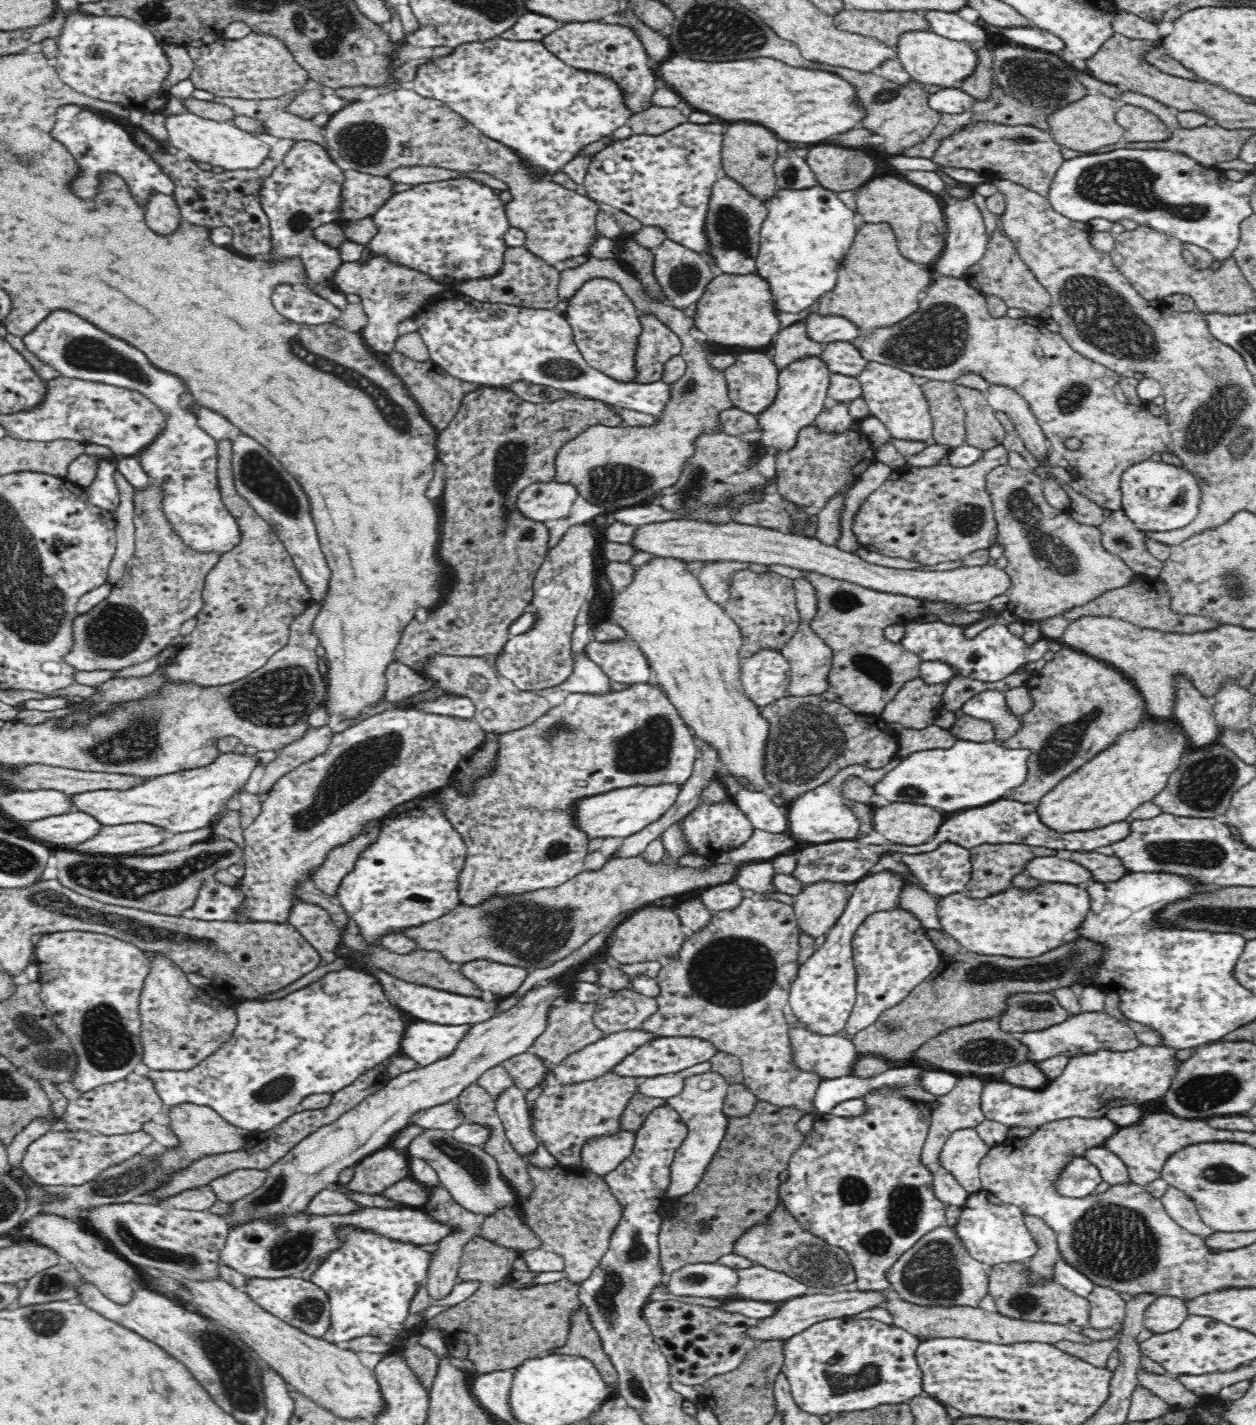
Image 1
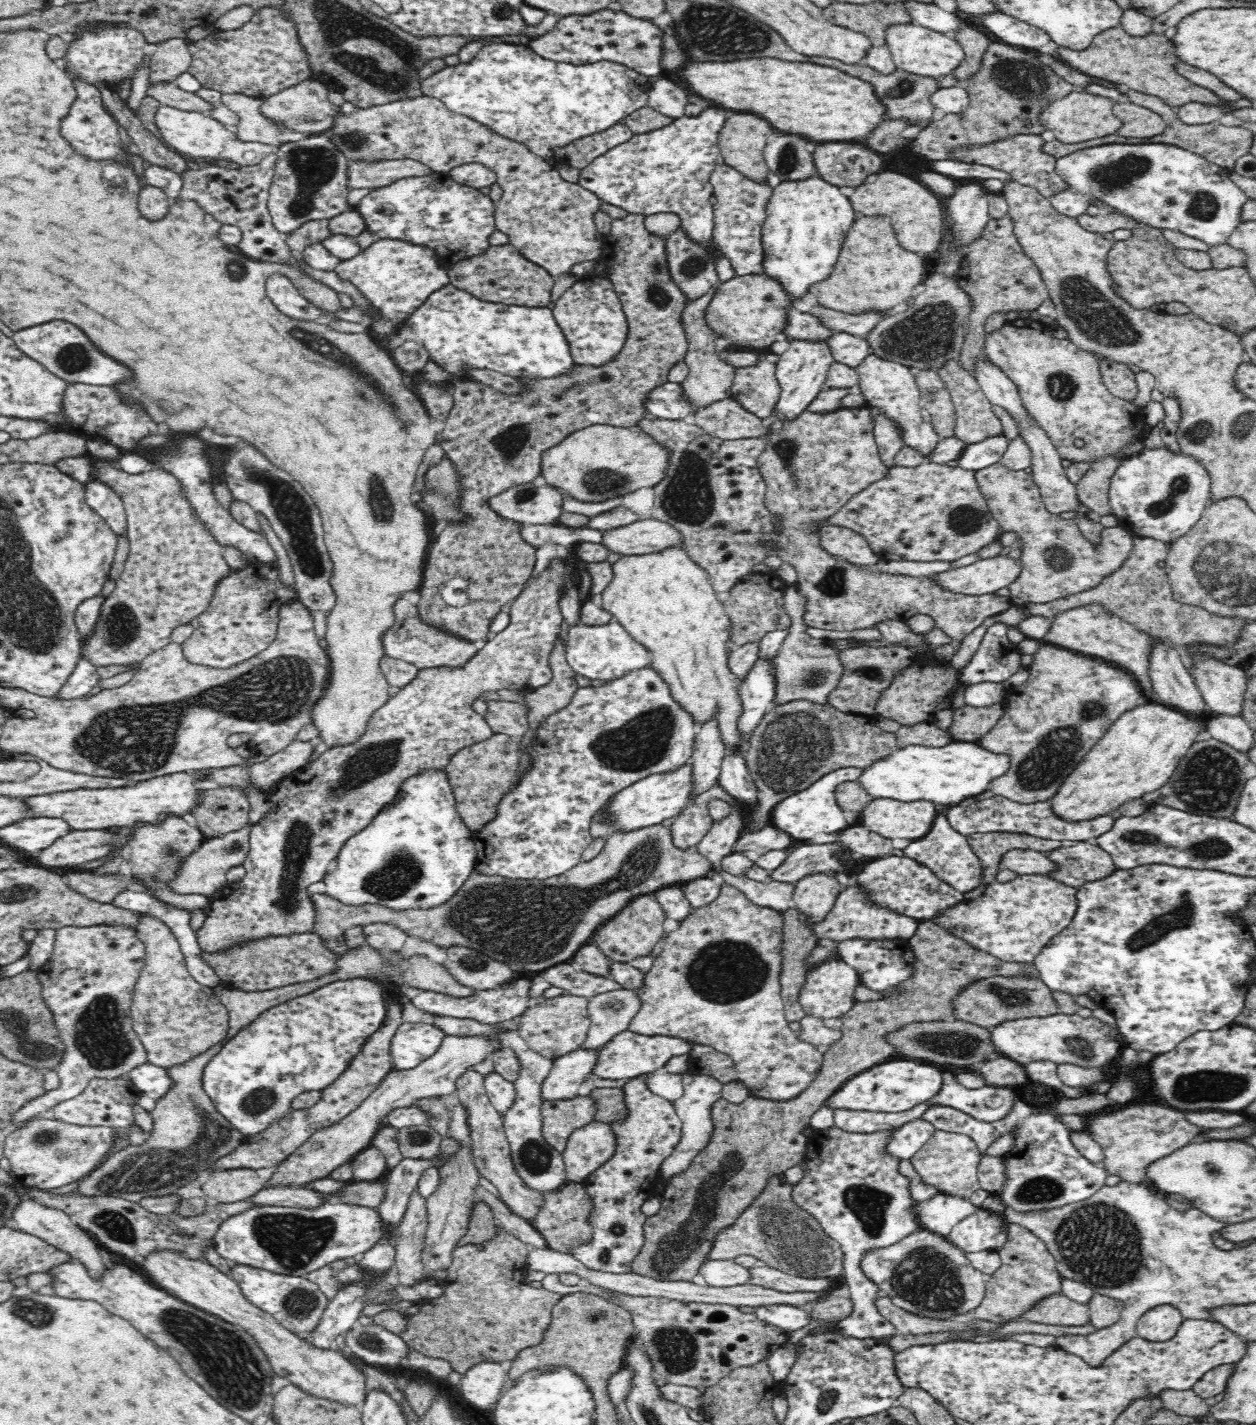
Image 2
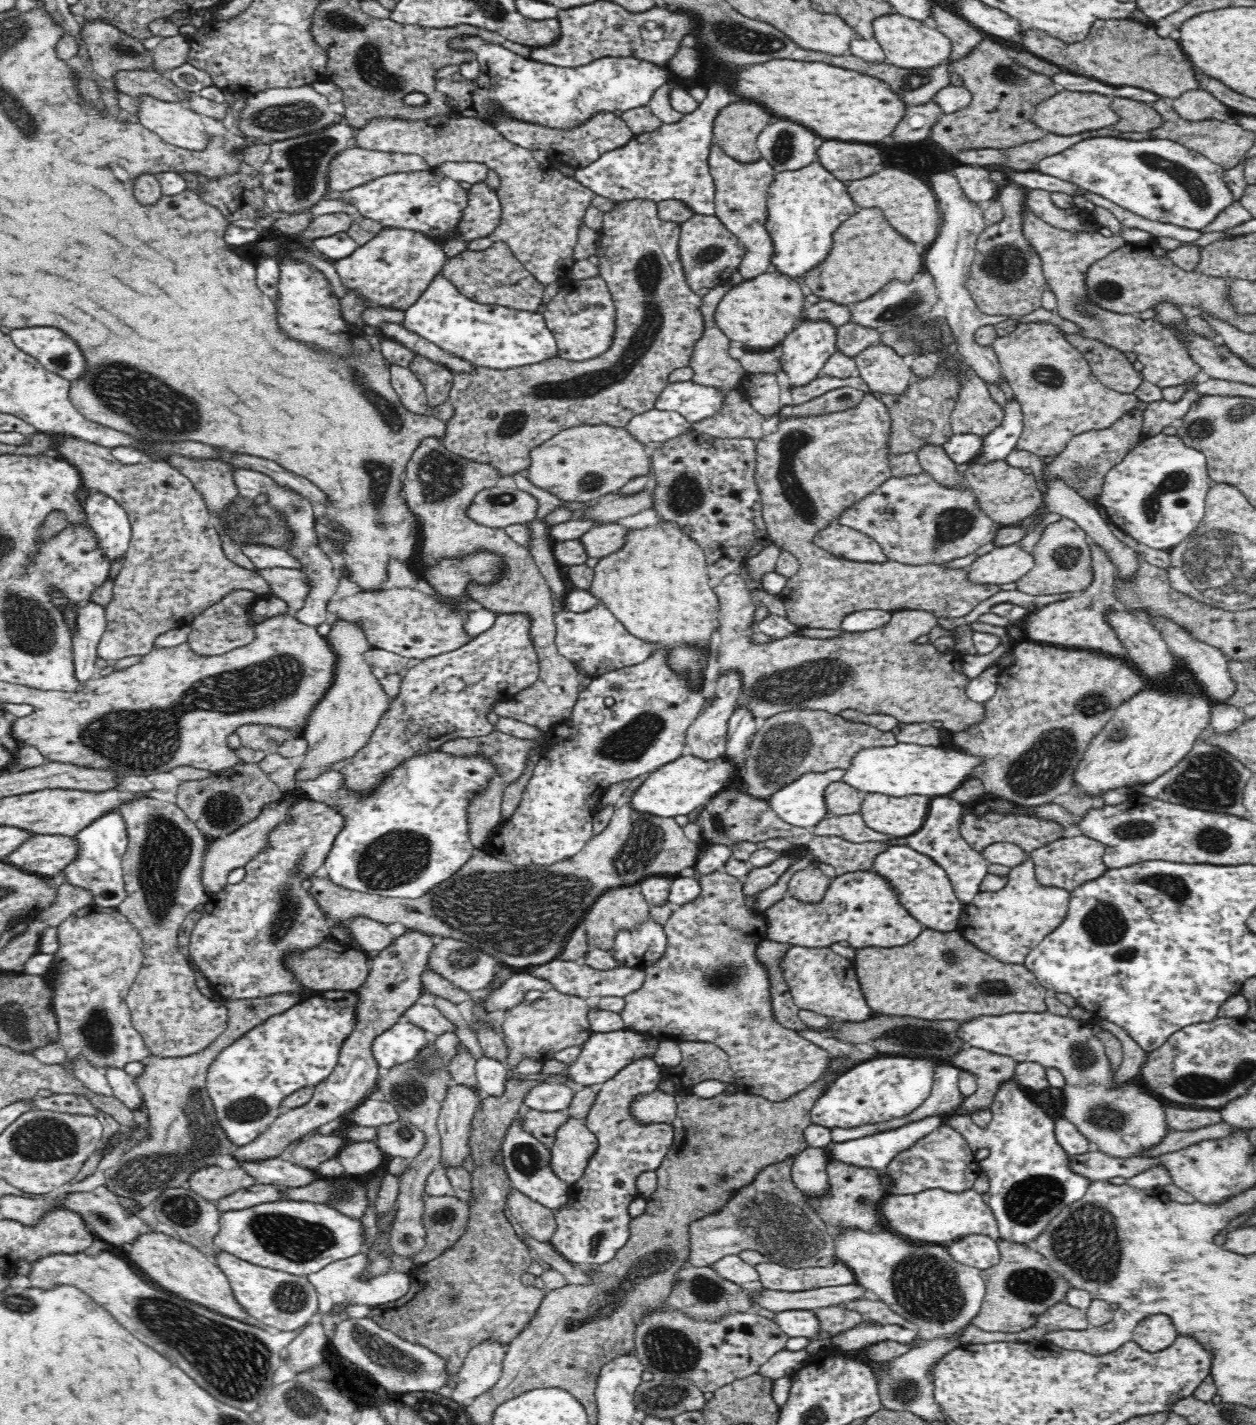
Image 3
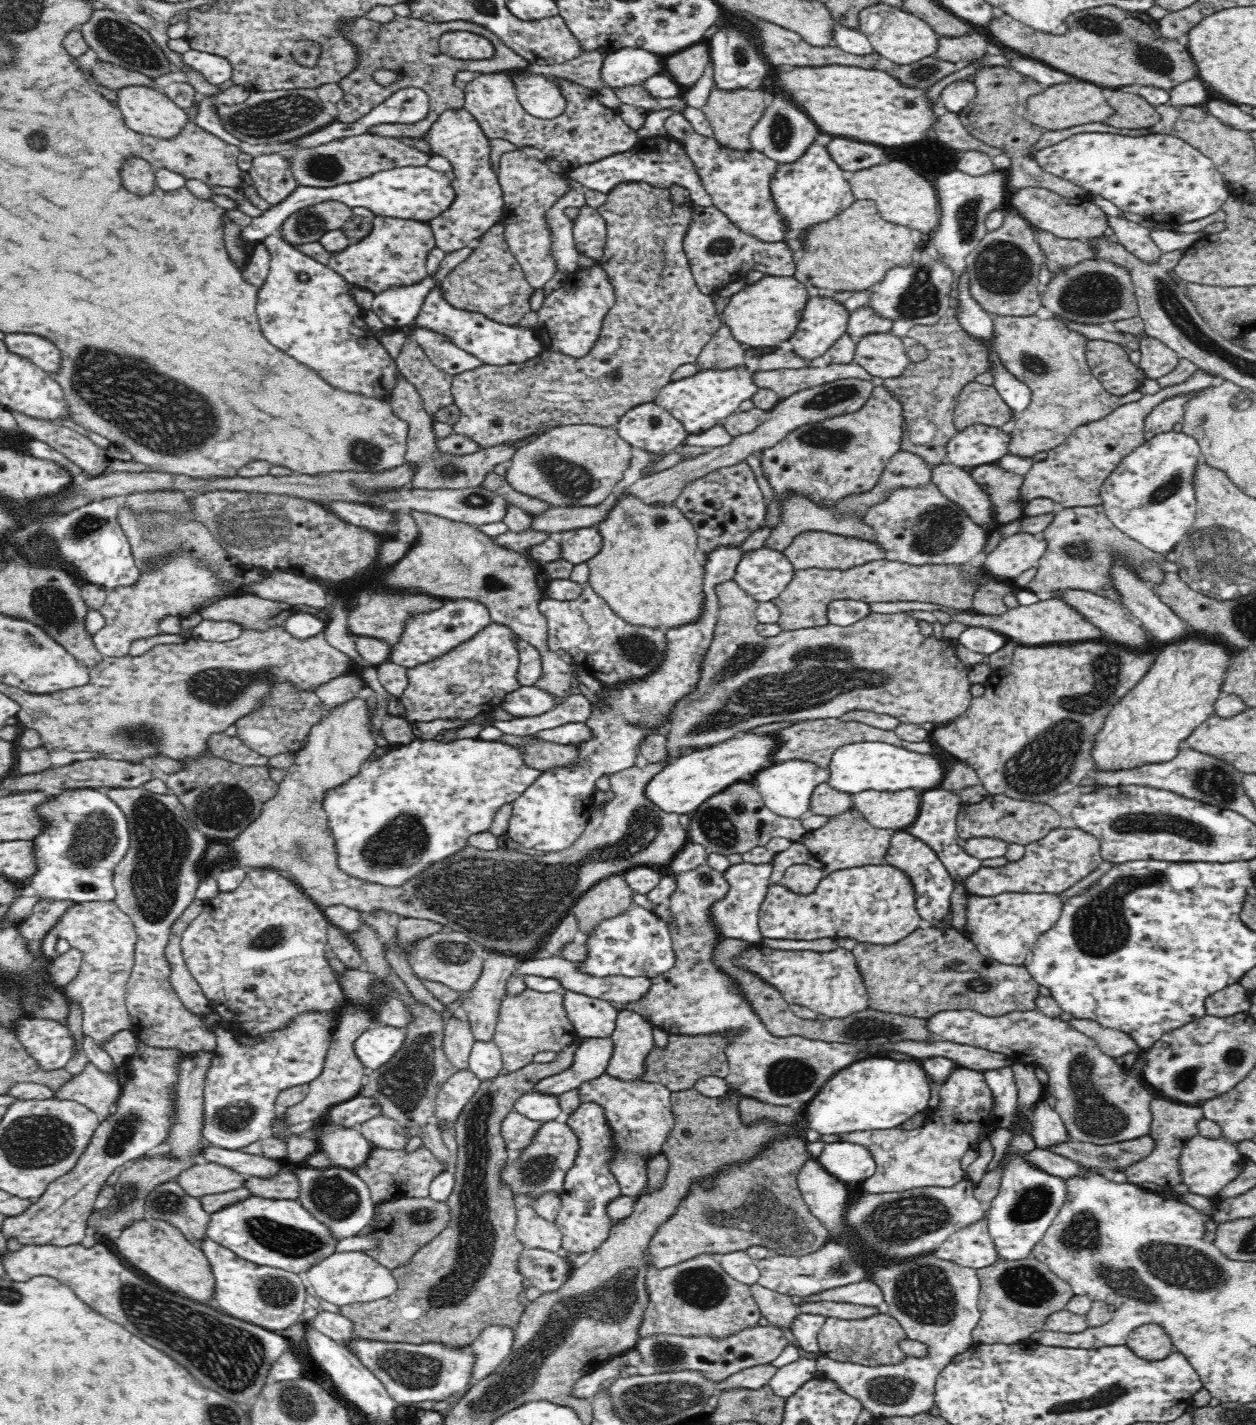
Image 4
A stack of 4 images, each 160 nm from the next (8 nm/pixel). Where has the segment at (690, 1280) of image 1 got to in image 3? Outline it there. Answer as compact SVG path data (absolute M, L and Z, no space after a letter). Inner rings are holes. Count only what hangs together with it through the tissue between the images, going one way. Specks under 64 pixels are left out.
M737 1255L726 1256L710 1266L722 1279L728 1280L746 1291L762 1290L759 1274L754 1265L748 1265Z

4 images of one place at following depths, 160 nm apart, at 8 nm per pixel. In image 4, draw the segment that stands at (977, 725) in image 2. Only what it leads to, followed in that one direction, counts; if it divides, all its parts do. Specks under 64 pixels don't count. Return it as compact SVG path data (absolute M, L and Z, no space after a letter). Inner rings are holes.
M733 579L721 582L716 586L716 596L718 597L718 616L715 623L715 633L710 648L703 658L701 664L701 677L694 692L686 695L674 708L669 716L668 726L668 752L672 760L680 758L680 750L686 748L702 748L708 744L717 745L725 740L731 739L736 735L741 735L744 731L762 724L770 724L771 722L784 722L784 720L800 721L806 719L822 719L822 718L840 718L849 710L868 710L868 712L878 712L878 714L890 714L894 718L898 718L900 723L904 724L922 724L924 722L933 722L936 726L948 724L965 713L972 704L973 696L971 695L971 683L967 674L969 665L960 661L956 657L954 651L954 643L951 640L937 640L932 635L924 637L920 633L920 620L912 617L909 613L881 614L871 612L866 618L859 620L856 624L841 627L832 623L826 626L817 626L814 628L805 628L793 631L783 631L775 637L763 637L757 634L756 617L754 612L757 609L759 601L754 600L745 590L742 590L738 583Z

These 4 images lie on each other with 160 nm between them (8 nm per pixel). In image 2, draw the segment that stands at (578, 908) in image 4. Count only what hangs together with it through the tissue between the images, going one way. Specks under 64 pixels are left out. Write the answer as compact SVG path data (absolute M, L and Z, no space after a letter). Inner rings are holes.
M652 895L638 896L624 907L616 916L613 916L594 933L592 942L607 956L608 959L628 963L631 960L648 956L662 938L664 938L664 909Z

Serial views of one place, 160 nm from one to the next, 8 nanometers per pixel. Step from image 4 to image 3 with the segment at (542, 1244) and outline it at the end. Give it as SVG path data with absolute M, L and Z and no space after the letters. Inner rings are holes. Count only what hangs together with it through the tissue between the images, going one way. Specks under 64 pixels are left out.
M513 1185L508 1188L506 1202L512 1216L524 1228L524 1232L536 1240L550 1242L557 1228L553 1209L532 1200L520 1190L513 1188Z

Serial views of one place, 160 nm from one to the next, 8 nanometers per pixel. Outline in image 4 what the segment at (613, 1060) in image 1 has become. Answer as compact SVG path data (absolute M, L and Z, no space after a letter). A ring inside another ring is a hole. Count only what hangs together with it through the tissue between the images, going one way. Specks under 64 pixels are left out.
M535 1089L529 1093L523 1094L514 1105L516 1111L526 1115L526 1118L548 1122L558 1118L562 1112L559 1095L542 1094Z

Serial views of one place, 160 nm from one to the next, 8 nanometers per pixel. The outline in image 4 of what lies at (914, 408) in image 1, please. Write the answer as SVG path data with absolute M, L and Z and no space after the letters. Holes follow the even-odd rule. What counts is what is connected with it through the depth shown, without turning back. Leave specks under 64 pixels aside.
M888 333L864 335L856 344L855 362L876 378L898 378L910 359L901 340ZM946 460L932 465L930 472L931 482L946 495L946 498L959 504L971 520L990 532L999 527L992 517L990 497L962 466L956 466Z

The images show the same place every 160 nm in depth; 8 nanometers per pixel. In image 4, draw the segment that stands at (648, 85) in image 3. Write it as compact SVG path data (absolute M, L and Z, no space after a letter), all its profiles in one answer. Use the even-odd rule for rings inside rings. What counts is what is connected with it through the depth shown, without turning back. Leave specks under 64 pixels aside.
M468 31L442 33L439 49L449 57L462 60L484 60L494 56L494 45L482 35ZM621 48L608 53L600 68L605 87L613 90L642 86L650 77L665 70L663 58L638 48ZM527 69L508 70L504 71L503 74L511 78L511 82L516 87L518 101L520 101L520 104L528 114L547 121L564 114L567 102L561 87L564 82L572 83L570 78L559 78L559 76L550 74L530 72Z

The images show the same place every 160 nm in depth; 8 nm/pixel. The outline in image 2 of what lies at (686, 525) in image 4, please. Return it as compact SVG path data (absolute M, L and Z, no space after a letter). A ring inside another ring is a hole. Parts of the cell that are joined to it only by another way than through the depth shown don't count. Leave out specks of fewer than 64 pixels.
M672 547L652 554L624 555L613 564L613 573L614 578L609 587L598 597L600 605L635 641L650 650L650 667L668 685L670 694L678 705L690 713L694 724L698 727L714 719L718 723L727 754L742 750L739 746L743 734L738 730L738 719L743 713L739 697L741 680L730 670L728 664L732 623L724 611L724 606L716 598L716 591L713 590L706 571L694 563L682 547Z

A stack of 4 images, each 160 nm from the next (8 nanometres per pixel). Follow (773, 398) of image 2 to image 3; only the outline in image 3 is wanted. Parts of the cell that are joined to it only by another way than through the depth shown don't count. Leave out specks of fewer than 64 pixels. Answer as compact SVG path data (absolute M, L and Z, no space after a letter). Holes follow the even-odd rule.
M746 373L738 389L743 398L752 405L753 410L762 416L770 418L781 411L780 394L782 392L776 381L776 373Z

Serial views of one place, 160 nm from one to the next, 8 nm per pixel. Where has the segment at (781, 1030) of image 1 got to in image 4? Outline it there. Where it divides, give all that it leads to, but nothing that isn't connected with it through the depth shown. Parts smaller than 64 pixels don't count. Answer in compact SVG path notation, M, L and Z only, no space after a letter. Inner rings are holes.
M708 864L688 872L675 874L674 877L678 890L666 904L670 911L670 922L666 924L673 938L674 966L665 973L649 978L650 988L646 990L646 994L642 994L642 998L638 998L636 1002L622 1003L618 1010L636 1012L650 1025L661 1028L669 1036L692 1037L710 1034L725 1036L729 1040L725 1055L730 1072L725 1081L730 1092L741 1093L744 1097L755 1098L755 1100L774 1106L790 1106L794 1102L809 1103L825 1082L849 1064L860 1059L856 1058L856 1052L860 1052L860 1049L836 1042L809 1040L798 1036L776 1037L770 1034L749 1000L745 998L745 994L741 993L735 978L726 974L724 970L720 970L713 962L715 946L724 938L711 916L711 908L716 902L722 902L728 896L730 892L728 881L722 872Z

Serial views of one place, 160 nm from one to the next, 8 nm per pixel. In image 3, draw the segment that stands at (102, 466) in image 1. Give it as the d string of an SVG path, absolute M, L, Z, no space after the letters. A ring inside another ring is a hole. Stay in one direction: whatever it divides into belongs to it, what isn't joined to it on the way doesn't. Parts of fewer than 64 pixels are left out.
M100 491L90 493L82 501L87 522L97 534L106 557L110 560L125 557L131 539L131 524L126 509Z

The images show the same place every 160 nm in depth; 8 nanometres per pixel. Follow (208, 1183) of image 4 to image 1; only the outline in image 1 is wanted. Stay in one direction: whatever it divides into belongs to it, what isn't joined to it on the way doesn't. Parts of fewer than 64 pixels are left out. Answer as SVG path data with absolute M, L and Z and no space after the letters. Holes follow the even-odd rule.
M240 1169L214 1179L209 1185L218 1200L230 1203L258 1190L264 1184L266 1177L267 1171Z

